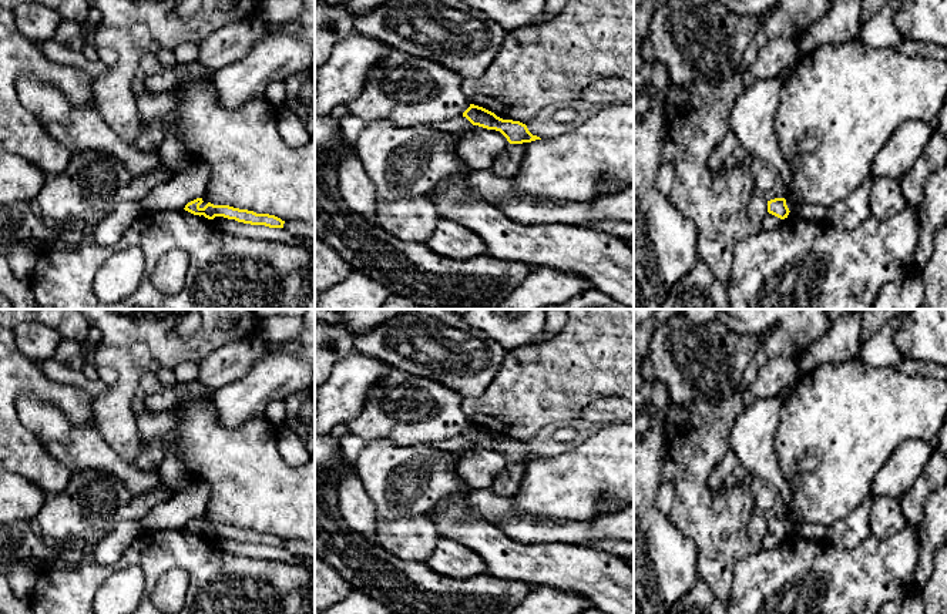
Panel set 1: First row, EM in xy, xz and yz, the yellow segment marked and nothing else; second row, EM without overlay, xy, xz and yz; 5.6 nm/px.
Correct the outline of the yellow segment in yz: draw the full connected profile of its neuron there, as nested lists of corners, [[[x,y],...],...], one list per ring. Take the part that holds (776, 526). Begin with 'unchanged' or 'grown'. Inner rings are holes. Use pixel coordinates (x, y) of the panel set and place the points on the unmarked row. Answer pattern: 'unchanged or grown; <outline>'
grown; [[[782,514],[780,517],[768,520],[768,531],[780,538],[785,538],[792,536],[799,524],[800,521],[795,520],[793,517]]]

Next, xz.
grown; [[[470,423],[463,432],[473,444],[500,450],[510,462],[506,470],[493,482],[491,490],[501,497],[514,497],[531,460],[541,459],[533,454],[527,444],[520,440],[503,439],[494,432]]]

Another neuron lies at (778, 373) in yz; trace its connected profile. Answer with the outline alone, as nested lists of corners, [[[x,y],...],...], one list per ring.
[[[778,356],[763,360],[756,378],[748,387],[748,395],[752,399],[769,399],[779,396],[779,393],[795,386],[802,372],[796,356]]]

